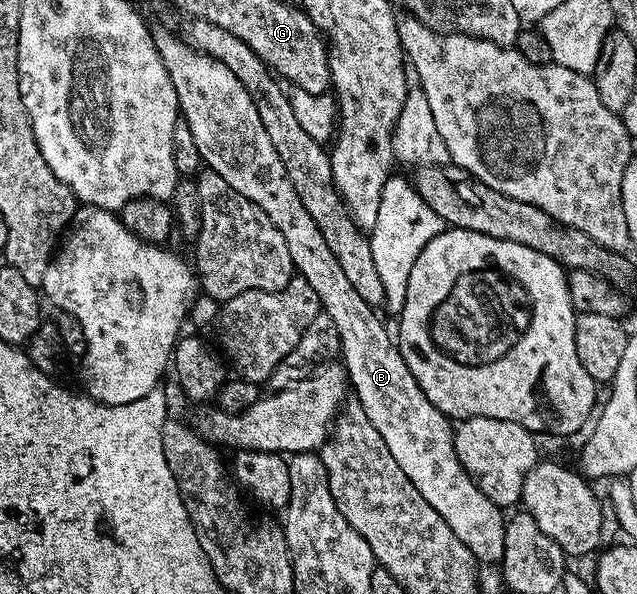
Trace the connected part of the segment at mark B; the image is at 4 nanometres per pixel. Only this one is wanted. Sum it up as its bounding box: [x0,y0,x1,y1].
[153,30,505,563]

